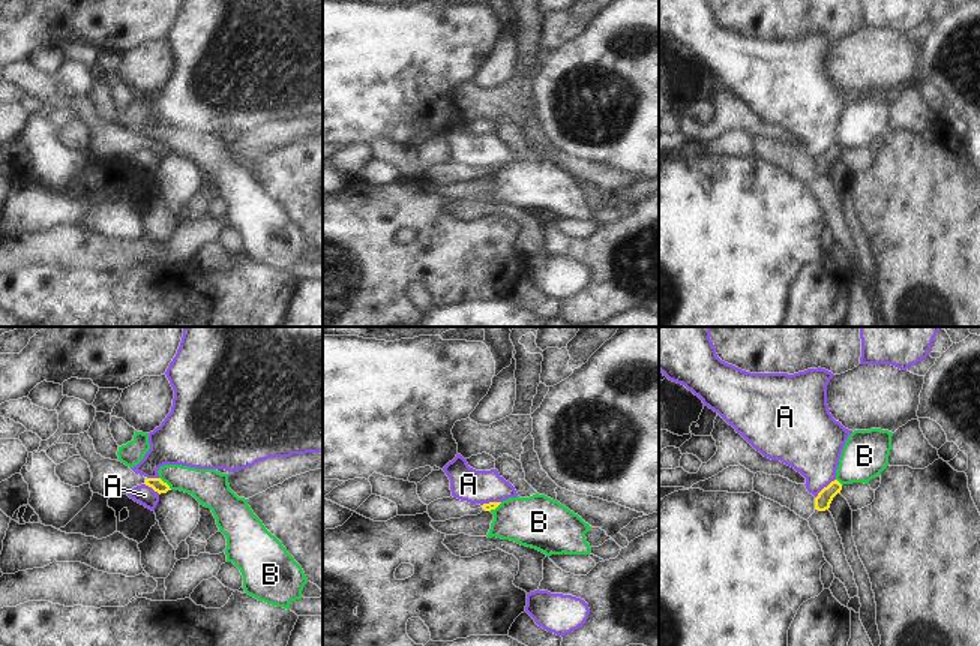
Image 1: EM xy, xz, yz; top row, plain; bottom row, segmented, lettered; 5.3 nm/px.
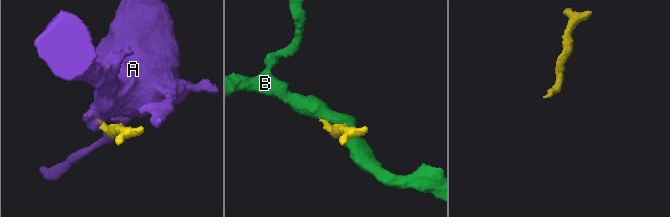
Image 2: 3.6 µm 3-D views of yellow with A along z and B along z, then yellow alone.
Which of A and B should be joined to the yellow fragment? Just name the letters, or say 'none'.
none

